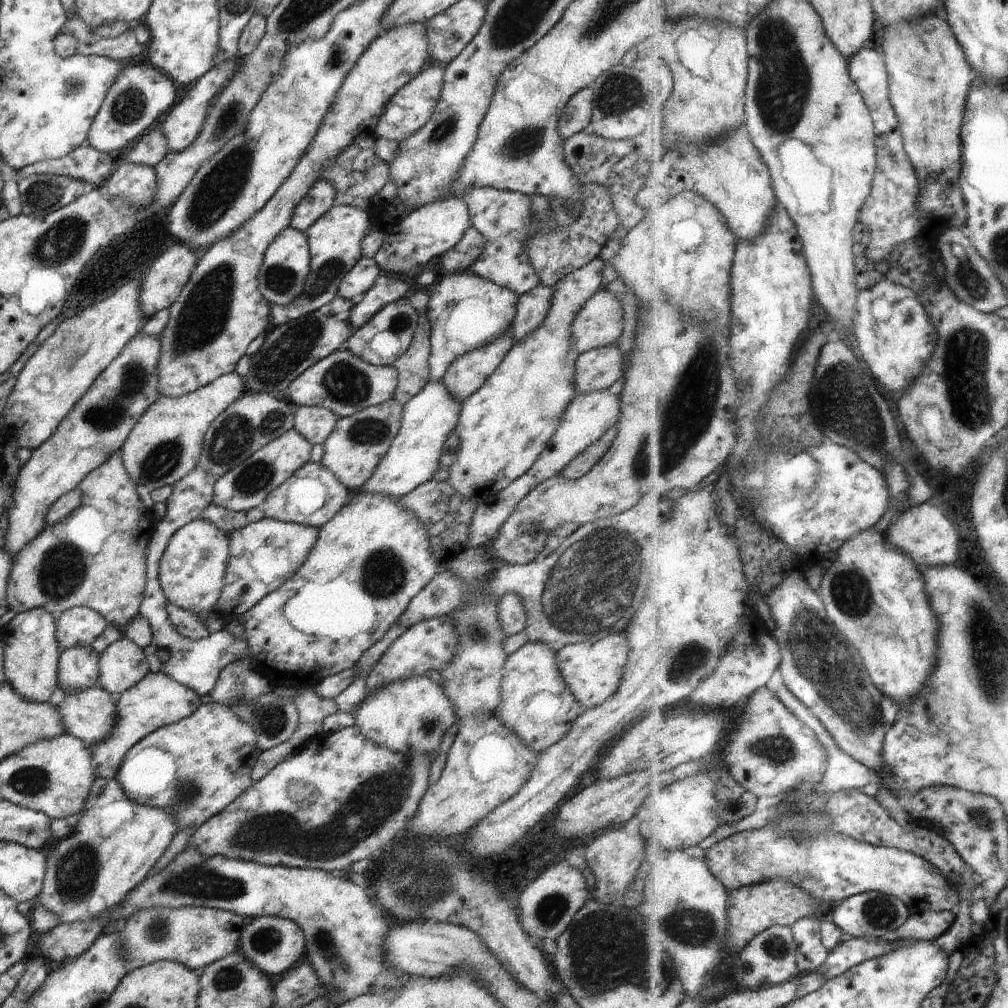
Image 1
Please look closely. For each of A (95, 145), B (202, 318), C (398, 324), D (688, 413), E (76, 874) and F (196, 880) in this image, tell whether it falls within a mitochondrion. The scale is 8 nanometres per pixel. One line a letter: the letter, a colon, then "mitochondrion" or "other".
A: other
B: mitochondrion
C: mitochondrion
D: mitochondrion
E: mitochondrion
F: mitochondrion

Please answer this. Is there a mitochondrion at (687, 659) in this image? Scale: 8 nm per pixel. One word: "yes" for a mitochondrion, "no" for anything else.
yes

